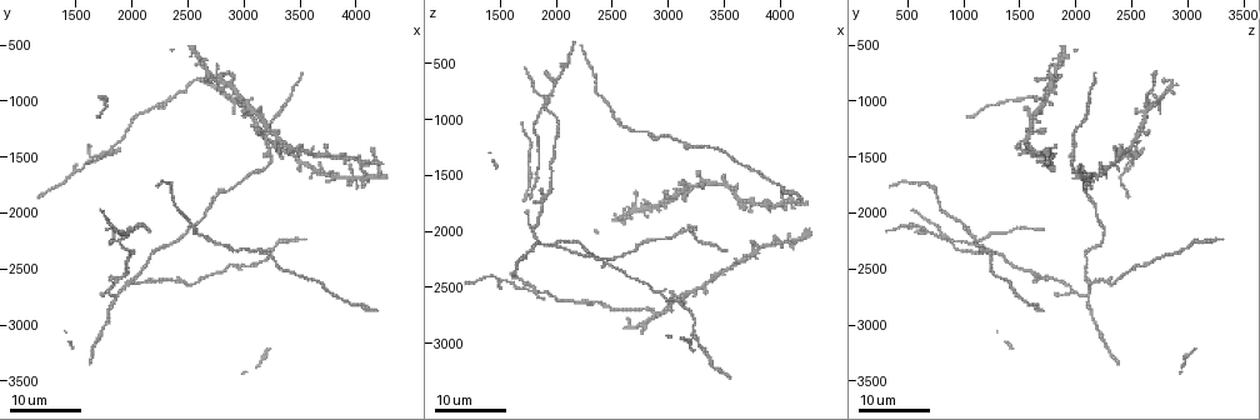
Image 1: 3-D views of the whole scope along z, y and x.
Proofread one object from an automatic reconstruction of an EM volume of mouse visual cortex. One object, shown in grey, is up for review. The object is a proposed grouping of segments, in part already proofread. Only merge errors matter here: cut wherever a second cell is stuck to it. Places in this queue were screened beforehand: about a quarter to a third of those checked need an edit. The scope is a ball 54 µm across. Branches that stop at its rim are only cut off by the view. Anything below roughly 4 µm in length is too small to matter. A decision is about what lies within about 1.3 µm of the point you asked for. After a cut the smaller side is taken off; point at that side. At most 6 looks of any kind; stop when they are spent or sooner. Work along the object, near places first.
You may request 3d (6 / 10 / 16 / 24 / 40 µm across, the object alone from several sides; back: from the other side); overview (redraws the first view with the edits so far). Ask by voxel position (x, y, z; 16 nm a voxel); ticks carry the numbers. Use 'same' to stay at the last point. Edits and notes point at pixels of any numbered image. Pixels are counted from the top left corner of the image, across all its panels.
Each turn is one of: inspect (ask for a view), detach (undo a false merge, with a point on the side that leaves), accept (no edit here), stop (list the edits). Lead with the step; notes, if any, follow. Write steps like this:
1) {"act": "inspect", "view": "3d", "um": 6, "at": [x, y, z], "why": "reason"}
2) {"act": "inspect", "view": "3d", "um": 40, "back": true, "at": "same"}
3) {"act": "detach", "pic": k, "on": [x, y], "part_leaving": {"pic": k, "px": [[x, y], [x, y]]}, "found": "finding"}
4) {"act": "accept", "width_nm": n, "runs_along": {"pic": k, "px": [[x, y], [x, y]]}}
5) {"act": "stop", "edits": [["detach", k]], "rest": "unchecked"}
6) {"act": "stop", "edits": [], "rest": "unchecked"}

{"act": "inspect", "view": "3d", "um": 24, "at": [2000, 2640, 2140], "why": "a fork"}

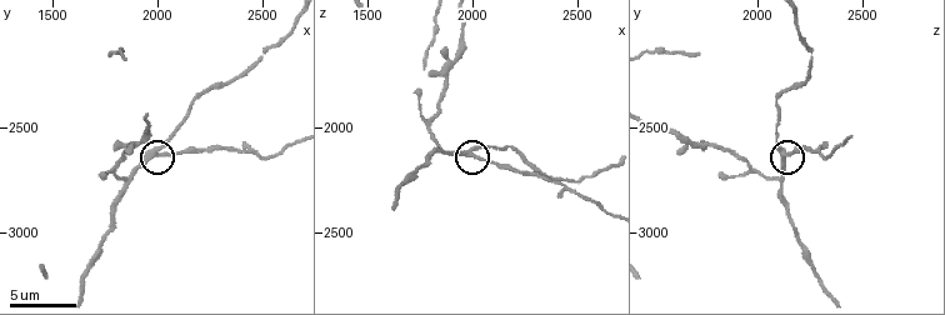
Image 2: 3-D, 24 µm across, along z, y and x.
{"act": "inspect", "view": "3d", "um": 10, "at": [1990, 2620, 2130]}

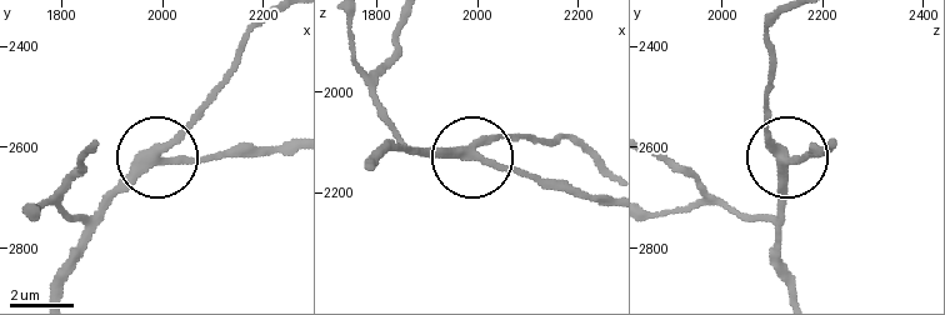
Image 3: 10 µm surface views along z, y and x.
{"act": "accept", "arms": 3, "runs_along": {"pic": 3, "px": [[270, 20], [160, 149], [165, 158], [251, 158]]}, "found": "continuous, no second cell"}

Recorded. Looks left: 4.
{"act": "inspect", "view": "3d", "um": 24, "at": [1860, 2240, 880], "why": "three-way junction"}

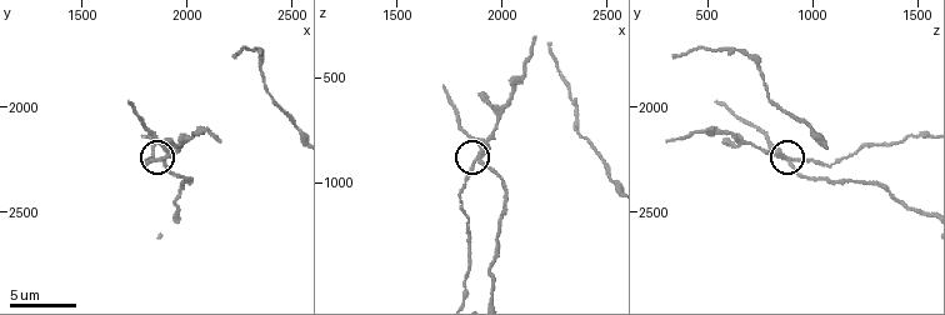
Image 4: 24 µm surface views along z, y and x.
{"act": "inspect", "view": "3d", "um": 6, "at": [1880, 2260, 890]}

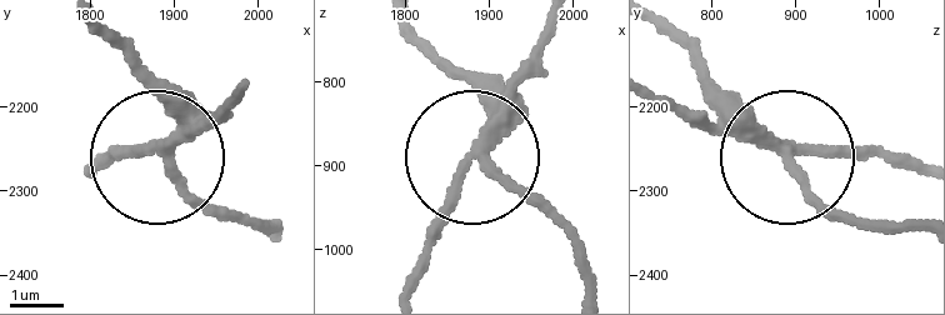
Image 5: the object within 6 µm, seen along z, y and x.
{"act": "inspect", "view": "3d", "um": 6, "back": true, "at": [1880, 2250, 900]}

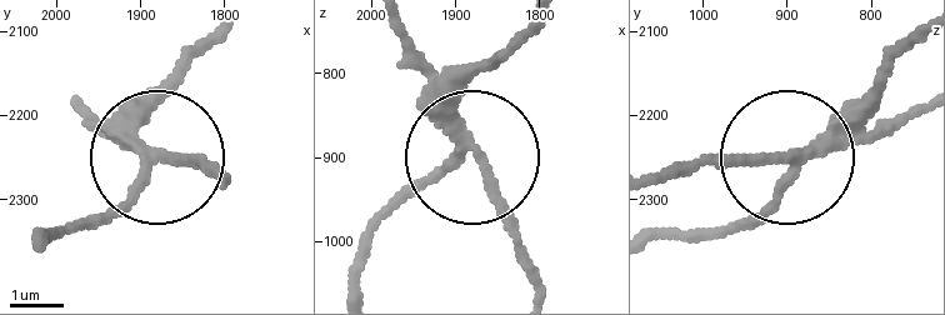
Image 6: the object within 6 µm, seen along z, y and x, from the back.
{"act": "detach", "pic": 6, "on": [410, 46], "part_leaving": {"pic": 6, "px": [[451, 121], [536, 291]]}, "found": "a second cell is stuck on"}

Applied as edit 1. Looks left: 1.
{"act": "inspect", "view": "3d", "um": 10, "at": [1780, 2700, 1970], "why": "arms part here"}

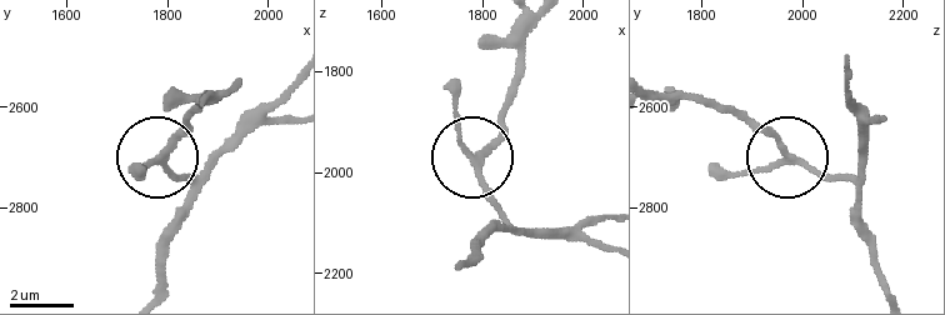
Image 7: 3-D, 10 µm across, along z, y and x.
{"act": "accept", "runs_along": {"pic": 7, "px": [[844, 69], [858, 170], [780, 160], [710, 173]]}, "found": "continuous, no second cell"}

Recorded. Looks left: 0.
{"act": "stop", "edits": [["detach", 6]], "rest": "unchecked"}

